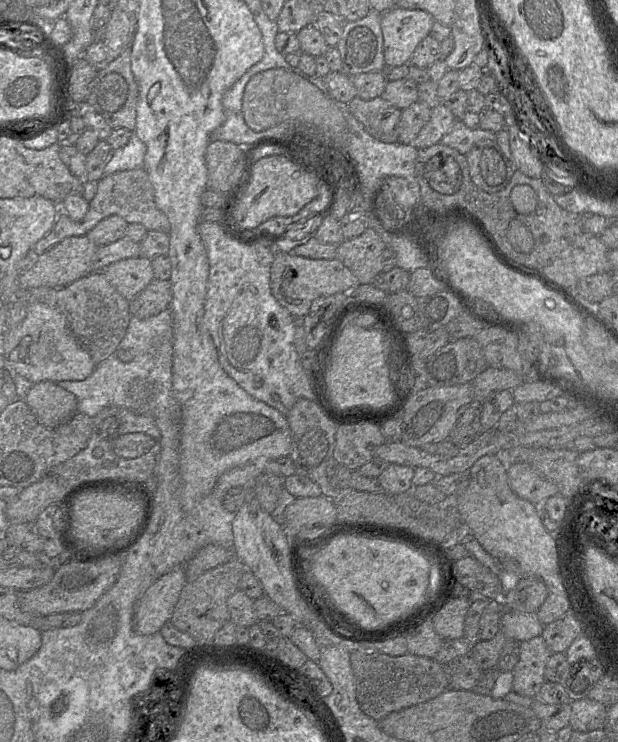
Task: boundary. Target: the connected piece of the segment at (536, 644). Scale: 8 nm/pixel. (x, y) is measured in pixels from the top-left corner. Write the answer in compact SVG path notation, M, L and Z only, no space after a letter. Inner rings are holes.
M542 636L520 642L519 661L512 670L513 691L536 697L545 680L545 666L550 652Z

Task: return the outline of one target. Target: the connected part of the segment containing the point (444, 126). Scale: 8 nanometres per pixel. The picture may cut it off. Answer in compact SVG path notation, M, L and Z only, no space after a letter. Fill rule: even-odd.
M445 103L432 108L430 120L422 127L415 140L411 143L417 149L437 144L451 130L457 118Z

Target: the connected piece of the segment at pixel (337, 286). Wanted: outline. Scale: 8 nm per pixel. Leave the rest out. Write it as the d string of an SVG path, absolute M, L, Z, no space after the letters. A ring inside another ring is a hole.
M275 251L274 261L269 268L272 294L293 316L305 317L318 297L348 293L357 285L354 274L337 258L310 259Z

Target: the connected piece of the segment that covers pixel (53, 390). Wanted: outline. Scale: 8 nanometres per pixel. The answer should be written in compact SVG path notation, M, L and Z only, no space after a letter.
M53 381L33 384L25 401L37 421L47 428L60 426L78 412L76 396Z

